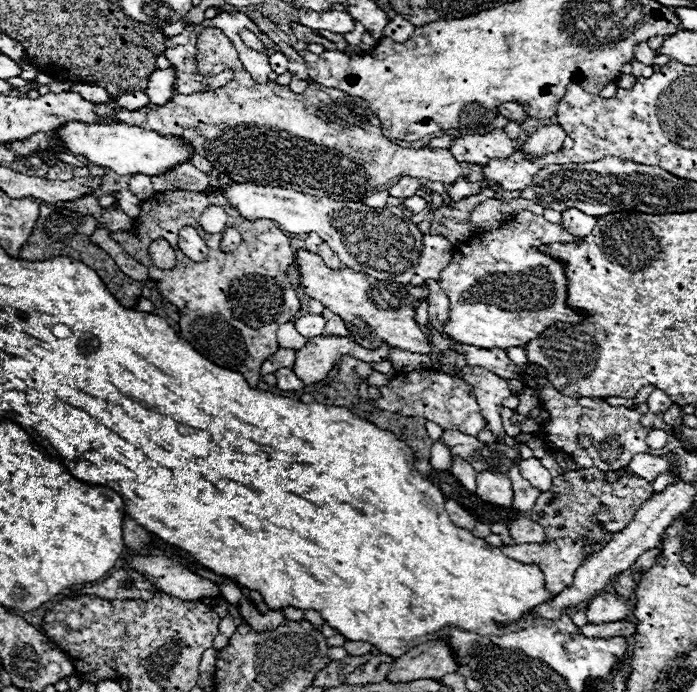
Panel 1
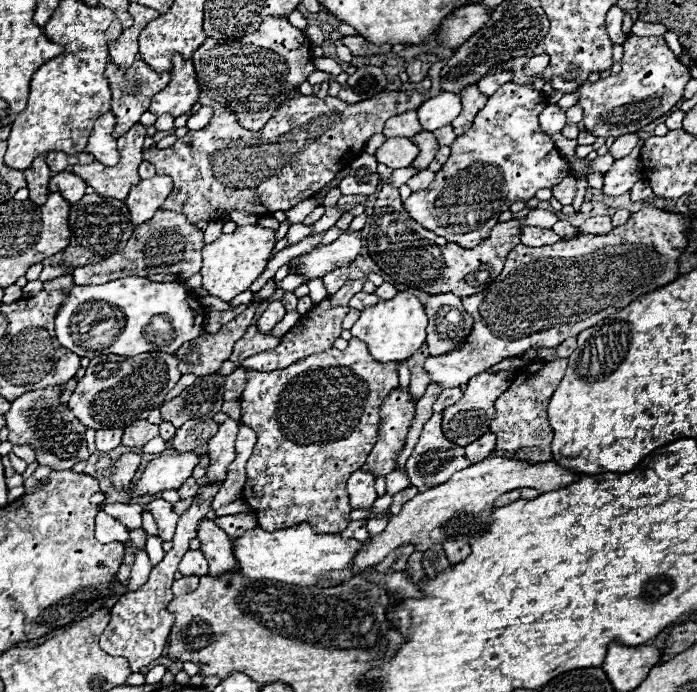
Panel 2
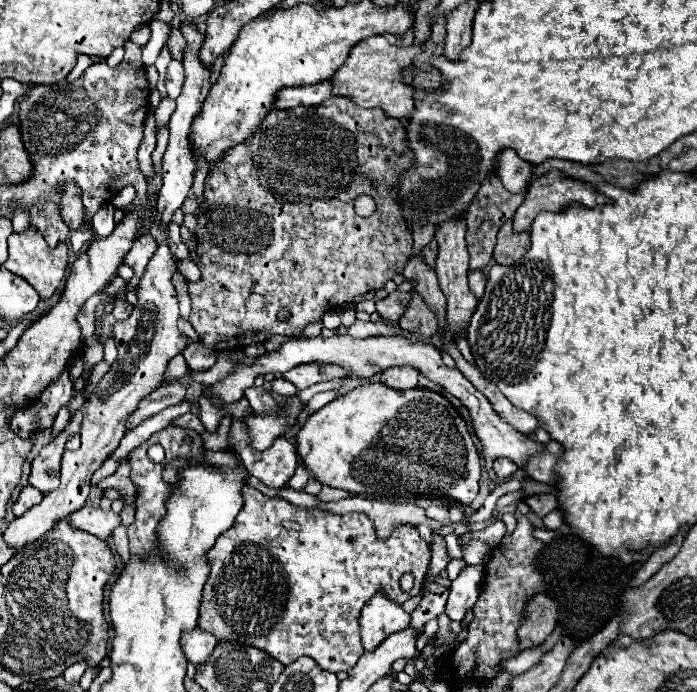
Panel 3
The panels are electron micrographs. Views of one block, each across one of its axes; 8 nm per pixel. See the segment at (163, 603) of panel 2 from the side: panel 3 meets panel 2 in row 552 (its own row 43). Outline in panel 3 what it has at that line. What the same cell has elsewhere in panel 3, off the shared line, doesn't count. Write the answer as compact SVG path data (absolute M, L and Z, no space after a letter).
M172 28L172 32L170 32L170 38L168 38L166 46L168 46L168 50L170 50L170 56L172 56L174 60L182 60L182 54L184 54L186 42L184 42L184 36L180 34L180 30L178 30L178 28Z

